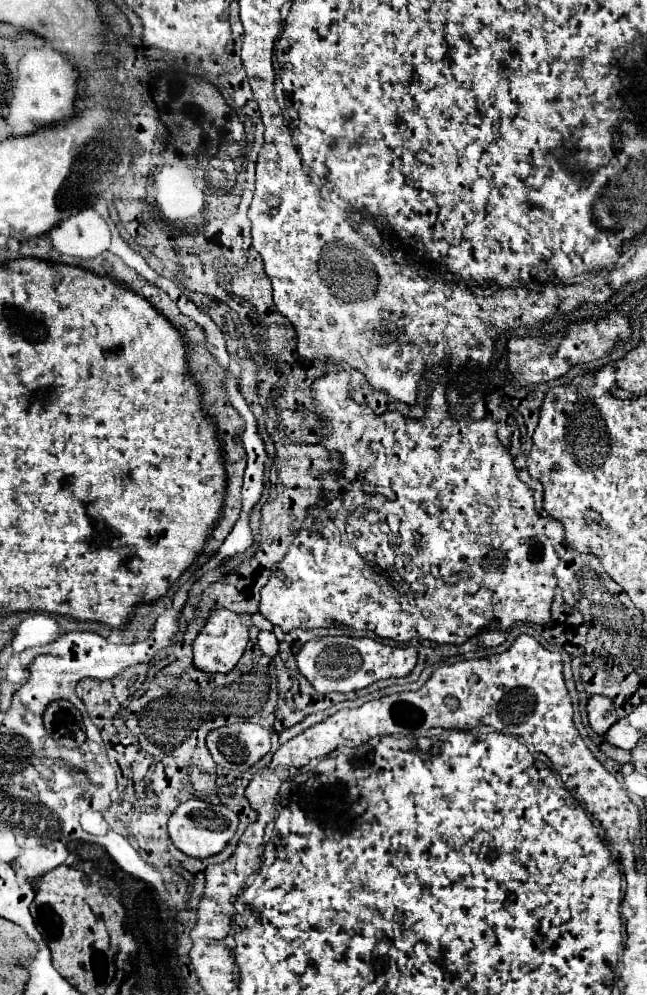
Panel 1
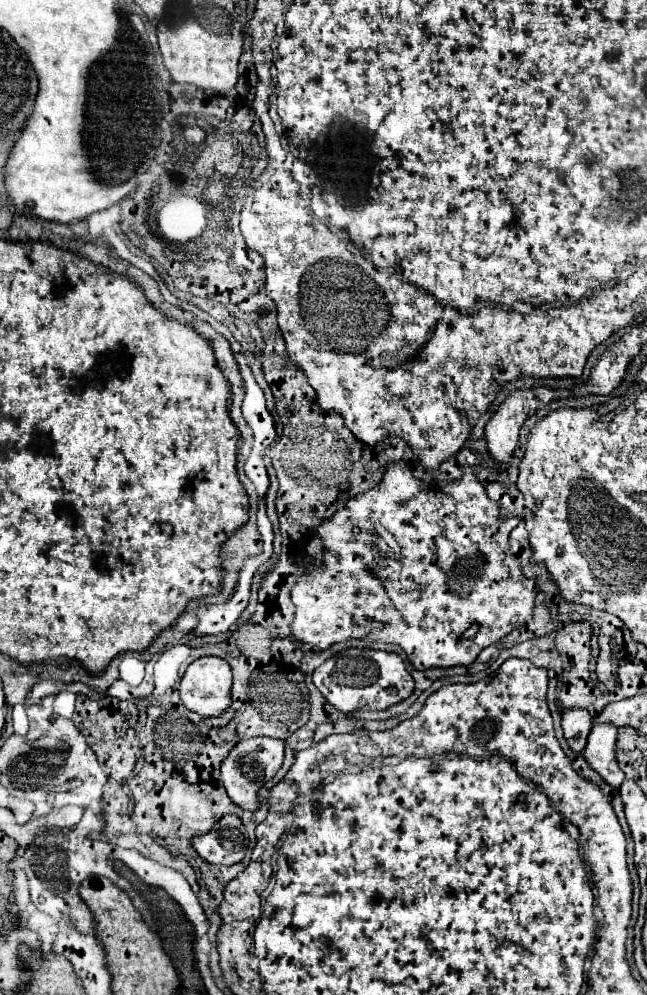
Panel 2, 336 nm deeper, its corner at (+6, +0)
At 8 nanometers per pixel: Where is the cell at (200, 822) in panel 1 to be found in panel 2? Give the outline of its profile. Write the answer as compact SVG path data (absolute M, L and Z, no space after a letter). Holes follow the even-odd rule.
M226 814L214 828L192 840L194 850L200 858L210 864L238 864L244 858L244 838L240 834L240 818L236 814Z

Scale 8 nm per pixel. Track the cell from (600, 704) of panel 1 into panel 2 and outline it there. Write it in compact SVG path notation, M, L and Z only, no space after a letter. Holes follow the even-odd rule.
M566 708L562 712L562 728L564 736L574 752L582 752L586 746L586 738L590 734L590 728L594 726L592 716L584 708Z

